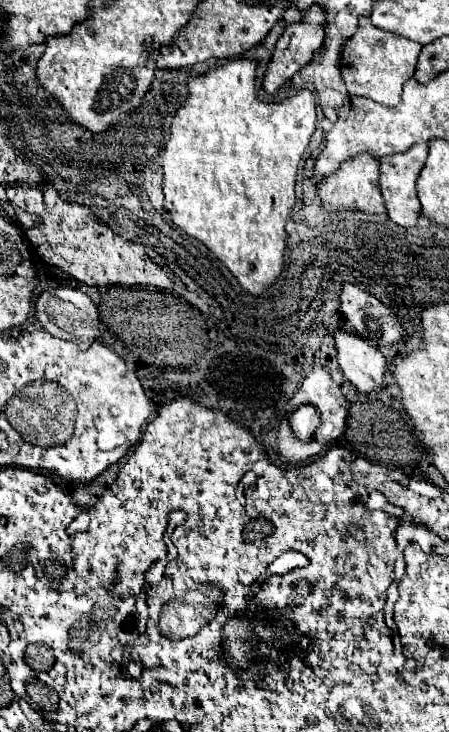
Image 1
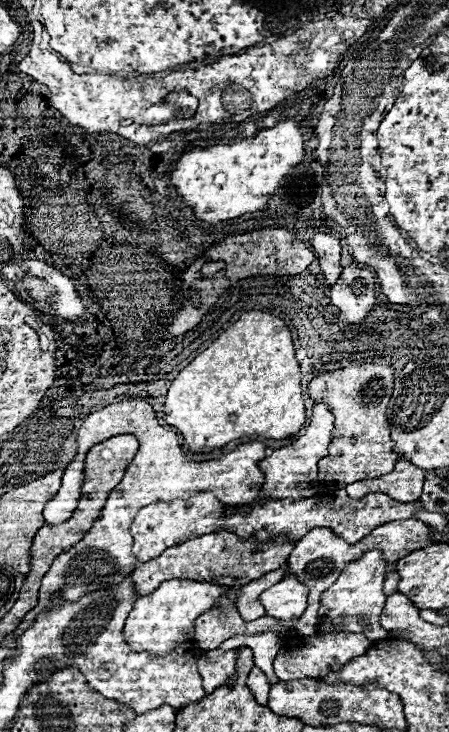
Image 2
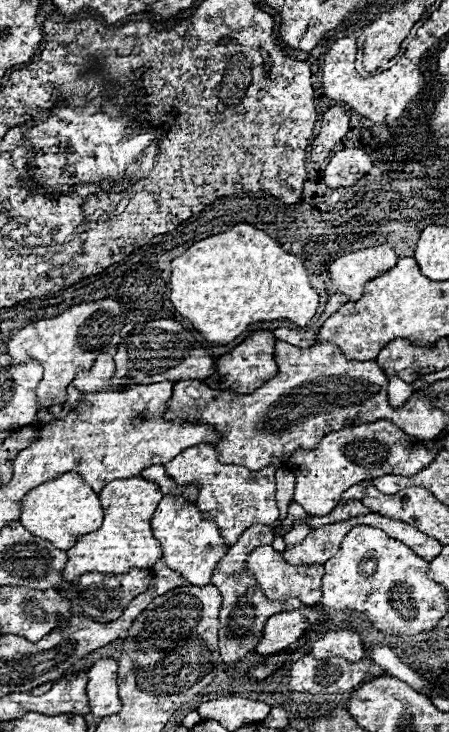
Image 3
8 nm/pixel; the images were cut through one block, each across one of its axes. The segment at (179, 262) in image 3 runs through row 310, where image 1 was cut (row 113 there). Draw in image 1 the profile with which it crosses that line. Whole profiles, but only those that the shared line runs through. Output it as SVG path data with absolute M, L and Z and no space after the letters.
M234 60L228 66L222 68L214 68L210 70L206 76L196 76L190 80L188 90L190 96L186 100L186 104L176 112L174 120L172 120L172 134L170 140L164 148L164 162L162 162L162 170L164 170L164 208L170 212L172 222L184 230L188 236L196 238L198 242L202 242L230 272L232 276L238 280L238 284L242 286L244 292L248 292L253 296L266 294L270 290L270 286L276 282L276 278L280 276L284 264L284 248L286 248L286 220L290 218L292 206L296 202L296 194L294 194L294 184L296 184L296 174L298 174L298 164L302 160L302 154L314 134L314 122L316 122L316 106L314 106L314 96L310 94L310 90L300 90L296 92L296 96L288 98L286 102L280 104L266 104L260 102L256 98L256 62L254 60Z

